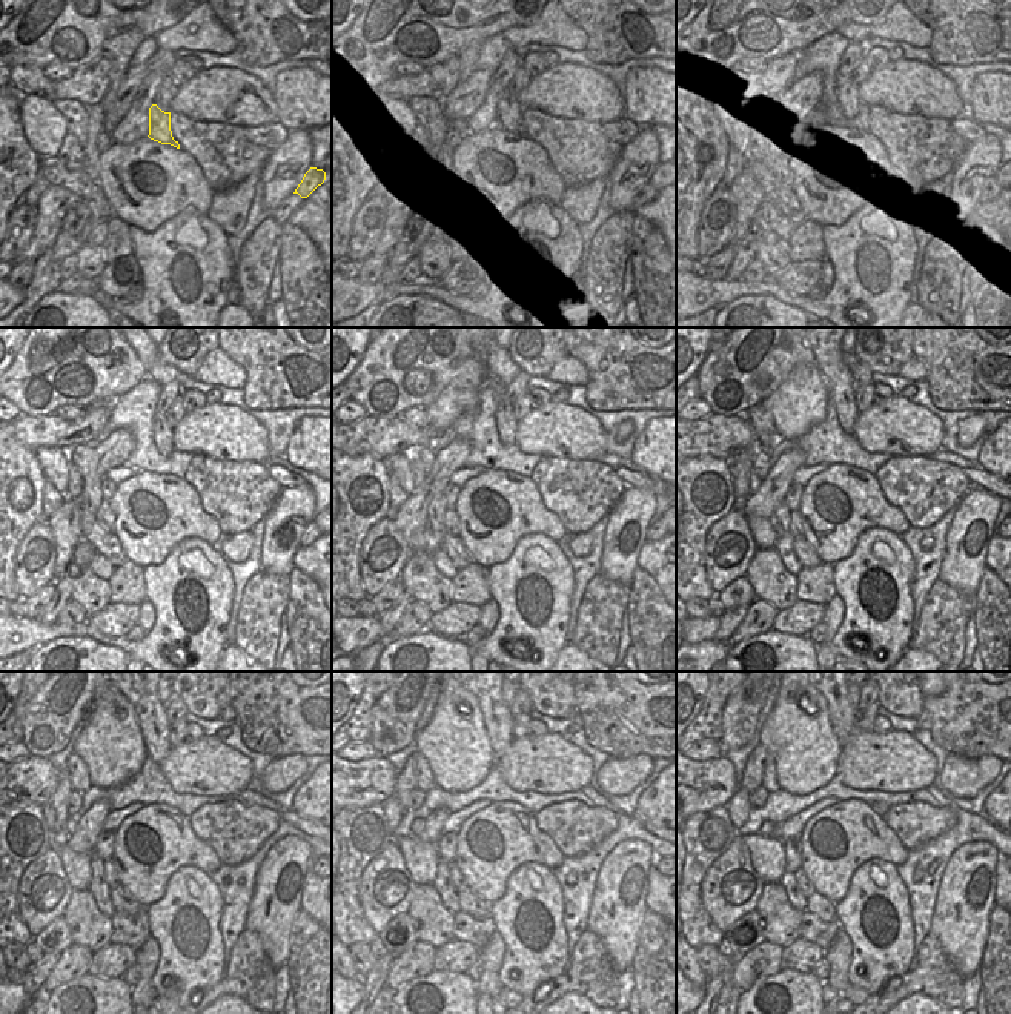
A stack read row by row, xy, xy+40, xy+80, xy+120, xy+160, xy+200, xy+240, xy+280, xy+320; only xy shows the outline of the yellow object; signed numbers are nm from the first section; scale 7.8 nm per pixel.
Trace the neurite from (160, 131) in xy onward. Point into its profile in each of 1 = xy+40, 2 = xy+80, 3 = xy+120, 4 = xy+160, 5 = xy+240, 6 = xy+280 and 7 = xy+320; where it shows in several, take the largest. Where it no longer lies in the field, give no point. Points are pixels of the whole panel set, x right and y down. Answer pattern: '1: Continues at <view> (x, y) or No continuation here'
1: Continues at xy+40 (509, 111)
2: Continues at xy+80 (848, 96)
3: Continues at xy+120 (162, 430)
4: Continues at xy+160 (506, 423)
5: Continues at xy+240 (151, 713)
6: Continues at xy+280 (497, 715)
7: Continues at xy+320 (842, 715)

